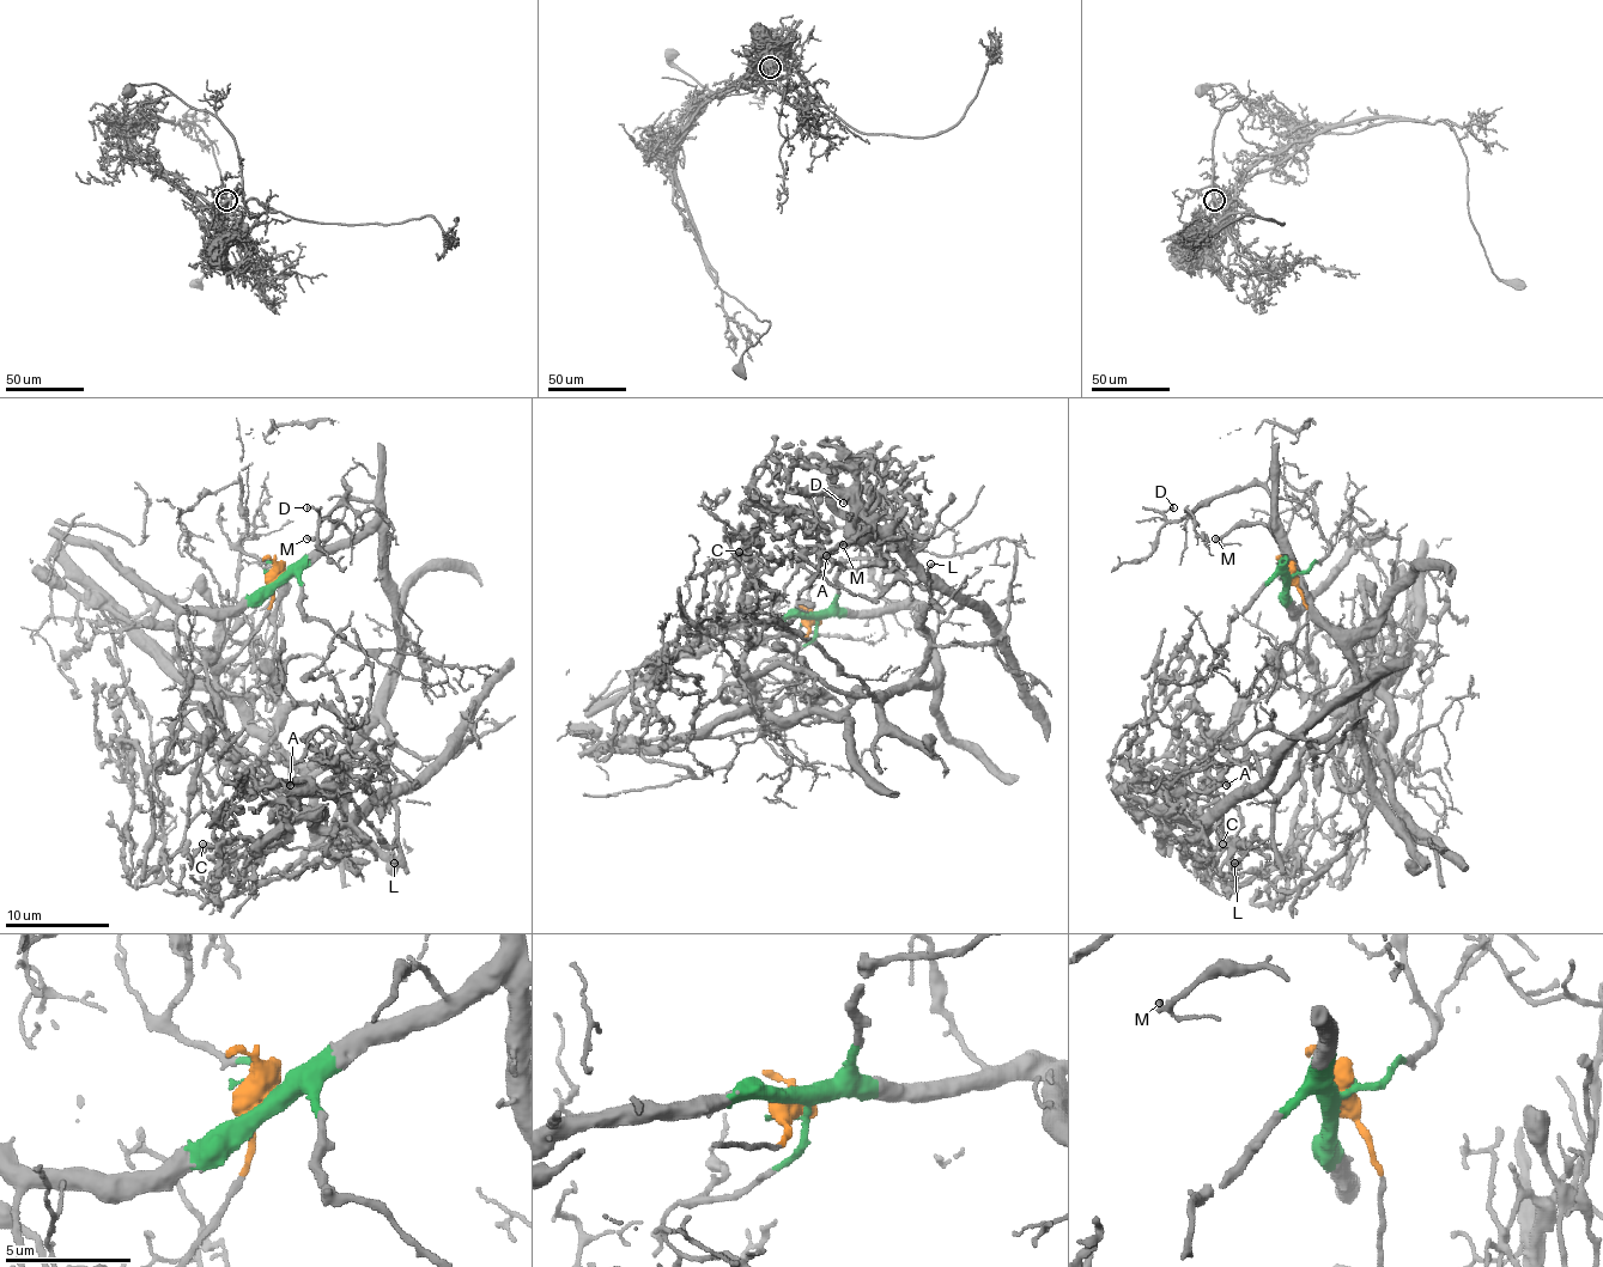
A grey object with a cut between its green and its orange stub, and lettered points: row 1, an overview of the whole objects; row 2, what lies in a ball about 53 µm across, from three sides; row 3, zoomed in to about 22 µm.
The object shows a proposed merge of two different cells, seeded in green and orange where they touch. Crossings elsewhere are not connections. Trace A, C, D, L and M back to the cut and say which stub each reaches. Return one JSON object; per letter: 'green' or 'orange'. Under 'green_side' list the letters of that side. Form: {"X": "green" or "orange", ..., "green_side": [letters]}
{"A": "green", "C": "green", "D": "green", "L": "green", "M": "green", "green_side": ["A", "C", "D", "L", "M"]}

